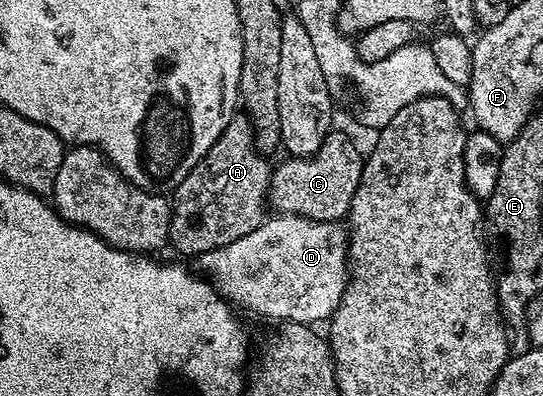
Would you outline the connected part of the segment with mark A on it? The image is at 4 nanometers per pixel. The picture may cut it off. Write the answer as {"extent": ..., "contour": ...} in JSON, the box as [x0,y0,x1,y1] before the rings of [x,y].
{"extent":[169,115,272,259],"contour":[[[236,115],[224,127],[220,139],[212,143],[208,155],[172,190],[169,240],[172,249],[174,245],[176,252],[196,259],[201,253],[236,243],[248,231],[256,231],[268,216],[272,165],[266,161],[269,160],[254,147],[249,117]]]}

